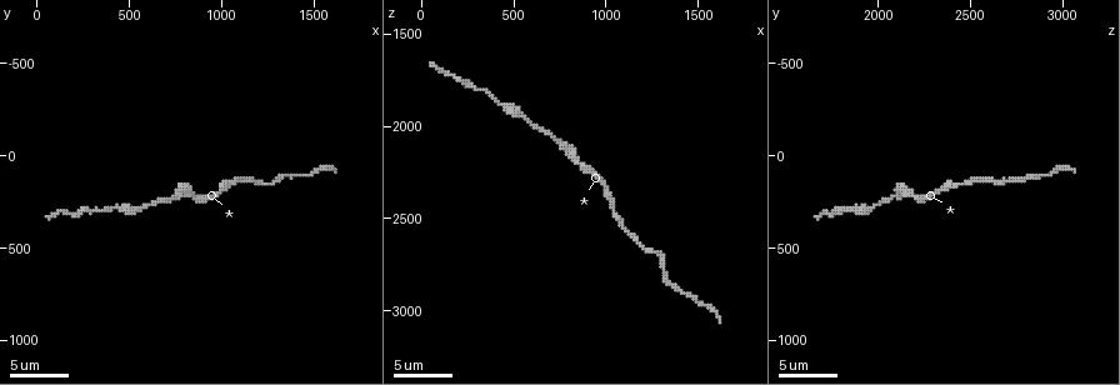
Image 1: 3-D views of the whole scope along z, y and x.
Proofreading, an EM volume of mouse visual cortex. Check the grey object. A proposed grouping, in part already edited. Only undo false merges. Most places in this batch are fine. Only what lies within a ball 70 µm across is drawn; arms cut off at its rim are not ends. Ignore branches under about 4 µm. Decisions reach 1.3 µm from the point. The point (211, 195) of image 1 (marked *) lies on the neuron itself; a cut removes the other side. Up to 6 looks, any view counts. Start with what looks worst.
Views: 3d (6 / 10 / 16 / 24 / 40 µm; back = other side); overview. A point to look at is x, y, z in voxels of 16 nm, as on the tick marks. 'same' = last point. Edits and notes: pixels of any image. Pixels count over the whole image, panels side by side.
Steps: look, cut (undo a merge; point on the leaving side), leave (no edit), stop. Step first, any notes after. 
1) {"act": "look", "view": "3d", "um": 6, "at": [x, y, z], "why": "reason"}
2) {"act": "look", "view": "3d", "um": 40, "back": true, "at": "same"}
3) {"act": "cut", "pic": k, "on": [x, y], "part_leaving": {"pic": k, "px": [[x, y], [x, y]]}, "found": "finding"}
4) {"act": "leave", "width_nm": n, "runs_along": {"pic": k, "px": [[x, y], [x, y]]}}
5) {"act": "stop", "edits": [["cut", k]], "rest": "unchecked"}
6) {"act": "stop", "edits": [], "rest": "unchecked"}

{"act": "look", "view": "3d", "um": 10, "at": [740, 220, 2080], "why": "thick turns thin"}

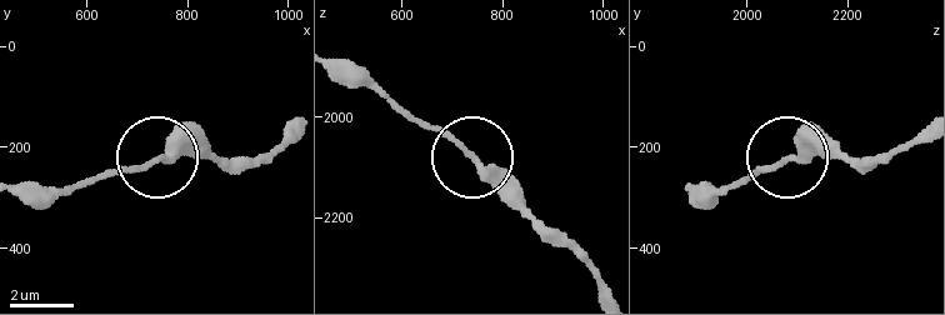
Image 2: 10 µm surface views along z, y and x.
{"act": "leave", "width_nm": 300, "runs_along": {"pic": 2, "px": [[258, 156], [164, 156], [103, 178]]}, "found": "one neuron here"}

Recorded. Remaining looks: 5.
{"act": "look", "view": "3d", "um": 6, "at": [420, 280, 1860], "why": "thick turns thin"}

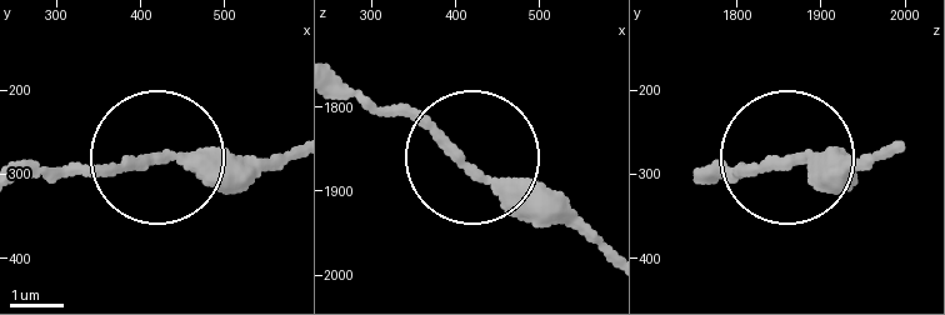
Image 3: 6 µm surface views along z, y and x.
{"act": "leave", "runs_along": {"pic": 3, "px": [[886, 150], [703, 173]]}, "found": "all the same neuron"}

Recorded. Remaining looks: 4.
{"act": "look", "view": "3d", "um": 16, "at": [1380, 100, 2900], "why": "sudden change in width"}

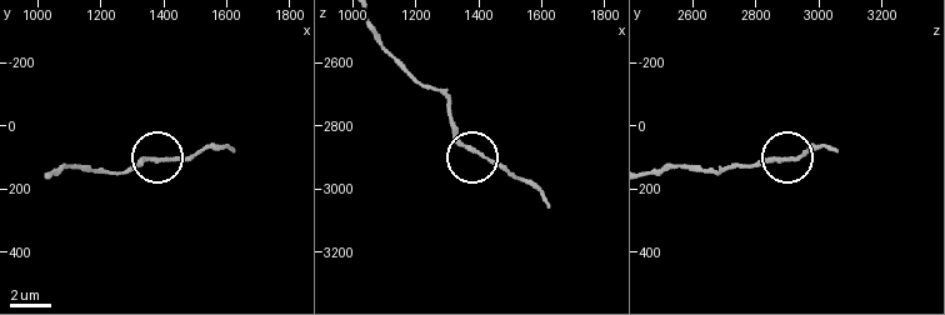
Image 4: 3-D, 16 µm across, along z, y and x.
{"act": "leave", "width_nm": 190, "runs_along": {"pic": 4, "px": [[45, 174], [65, 169], [116, 174], [151, 159], [195, 154]]}, "found": "all the same neuron"}

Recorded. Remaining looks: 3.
{"act": "stop", "edits": [], "rest": "unchecked"}

